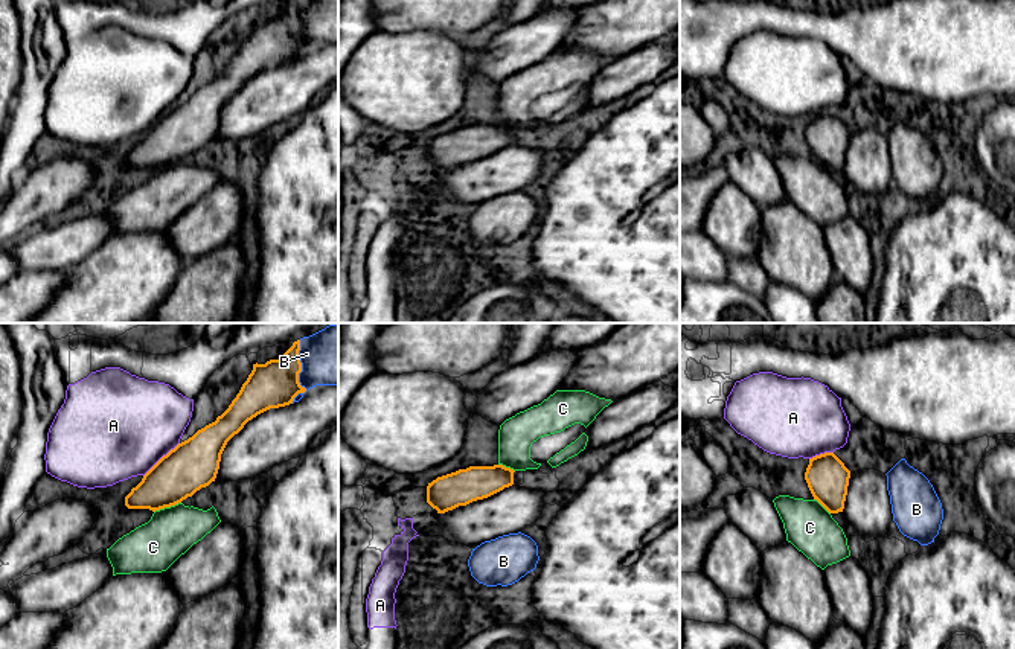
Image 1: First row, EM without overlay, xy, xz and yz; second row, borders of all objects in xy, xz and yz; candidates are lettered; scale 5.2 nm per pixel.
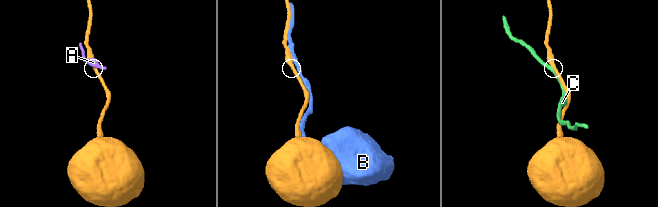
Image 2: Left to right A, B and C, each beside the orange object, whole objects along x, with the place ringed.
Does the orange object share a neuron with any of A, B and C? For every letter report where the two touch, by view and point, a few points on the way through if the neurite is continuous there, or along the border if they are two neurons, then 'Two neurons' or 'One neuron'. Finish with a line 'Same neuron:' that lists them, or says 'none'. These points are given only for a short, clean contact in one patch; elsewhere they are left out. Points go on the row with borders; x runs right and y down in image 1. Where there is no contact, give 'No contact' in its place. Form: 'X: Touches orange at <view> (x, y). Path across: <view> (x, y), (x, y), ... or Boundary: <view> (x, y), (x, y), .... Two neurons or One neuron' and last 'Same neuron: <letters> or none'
A: Touches orange at xy (160, 459). Two neurons
B: Touches orange at xy (299, 372). Two neurons
C: Touches orange at xy (166, 506). Two neurons
Same neuron: none

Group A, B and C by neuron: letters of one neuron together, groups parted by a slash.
A / B / C

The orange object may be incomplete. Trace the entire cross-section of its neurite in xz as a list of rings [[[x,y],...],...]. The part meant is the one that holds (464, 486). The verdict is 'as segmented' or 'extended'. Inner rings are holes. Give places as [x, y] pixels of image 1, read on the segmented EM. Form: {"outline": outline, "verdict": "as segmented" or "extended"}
{"outline": [[[503,465],[459,469],[428,483],[427,503],[437,513],[445,513],[512,486],[514,472],[514,469]]], "verdict": "as segmented"}

